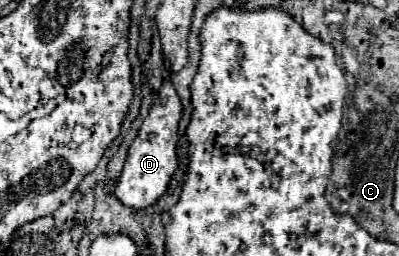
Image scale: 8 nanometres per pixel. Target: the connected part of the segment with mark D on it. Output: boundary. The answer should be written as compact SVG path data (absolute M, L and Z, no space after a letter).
M170 78L162 82L158 98L154 100L148 116L144 118L138 136L128 148L128 156L122 168L122 174L116 184L116 198L130 208L148 208L154 204L168 188L168 182L176 170L176 136L178 136L178 122L182 116L182 104L174 90Z

